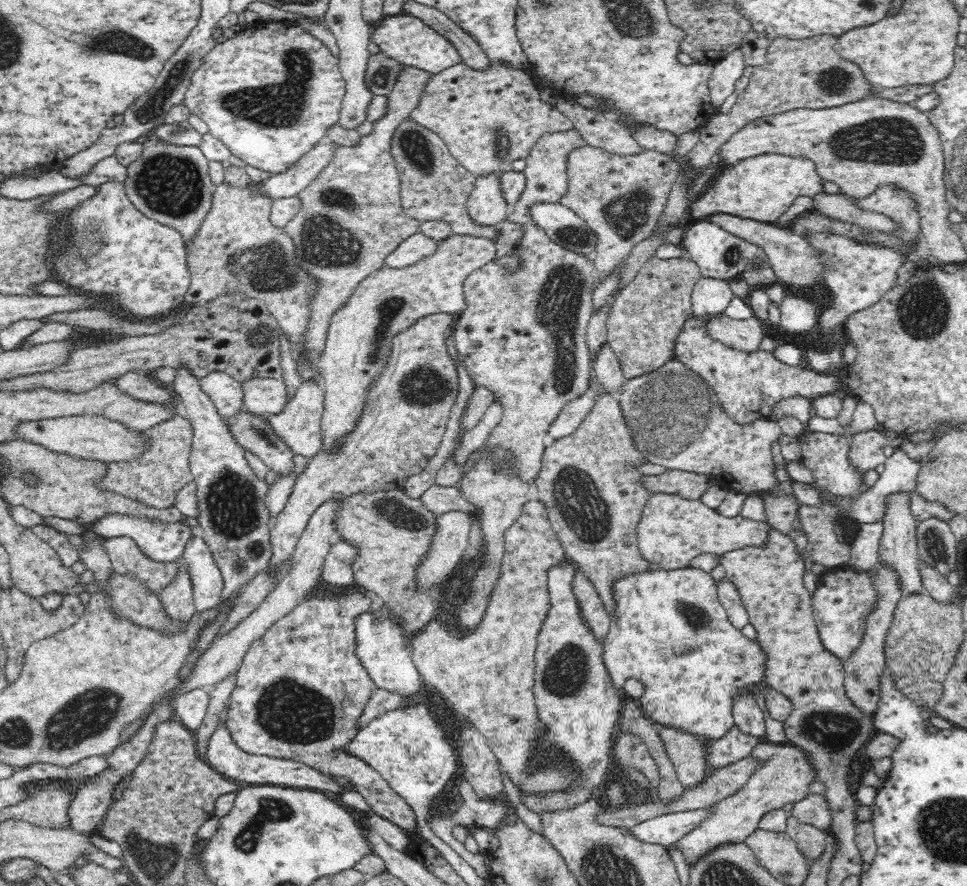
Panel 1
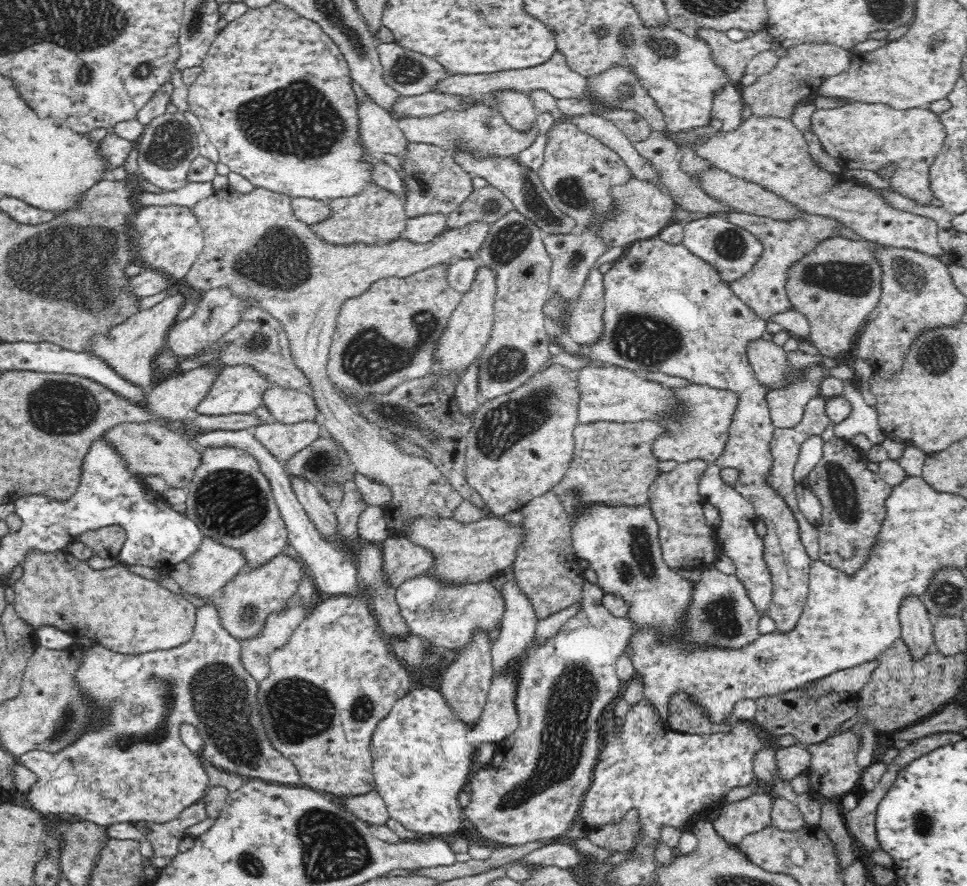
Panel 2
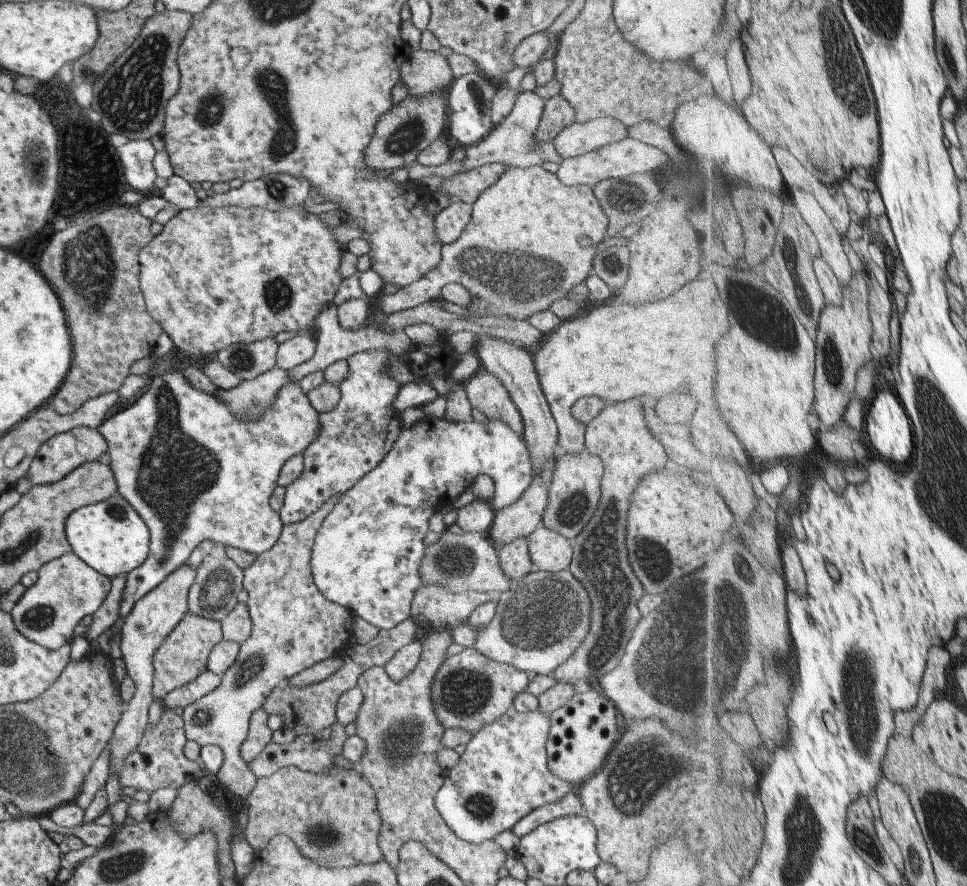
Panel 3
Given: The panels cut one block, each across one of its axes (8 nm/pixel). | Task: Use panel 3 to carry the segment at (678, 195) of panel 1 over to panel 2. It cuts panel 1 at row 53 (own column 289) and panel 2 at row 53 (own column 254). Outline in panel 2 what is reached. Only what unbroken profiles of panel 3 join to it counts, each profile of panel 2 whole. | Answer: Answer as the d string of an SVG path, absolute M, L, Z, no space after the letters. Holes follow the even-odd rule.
M798 43L789 46L778 64L752 86L739 87L745 105L754 116L774 116L790 121L794 108L808 102L810 96L817 96L824 80L844 72L851 61L852 51L832 43Z

